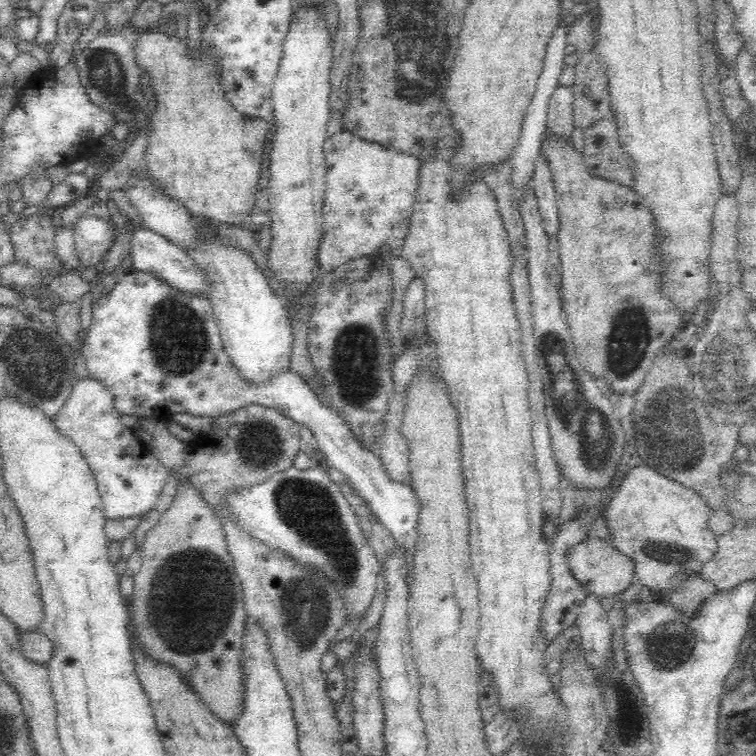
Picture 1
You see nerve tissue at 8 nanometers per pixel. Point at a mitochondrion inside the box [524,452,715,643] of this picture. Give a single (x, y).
(660, 552)

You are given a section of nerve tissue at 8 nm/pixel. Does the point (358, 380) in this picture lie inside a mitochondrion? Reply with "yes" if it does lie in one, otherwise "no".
yes

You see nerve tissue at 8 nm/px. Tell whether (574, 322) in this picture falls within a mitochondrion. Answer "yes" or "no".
no

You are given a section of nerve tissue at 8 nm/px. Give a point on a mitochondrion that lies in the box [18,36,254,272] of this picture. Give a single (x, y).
(105, 74)

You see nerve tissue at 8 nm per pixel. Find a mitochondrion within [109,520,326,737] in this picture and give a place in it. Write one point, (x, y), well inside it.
(190, 607)

